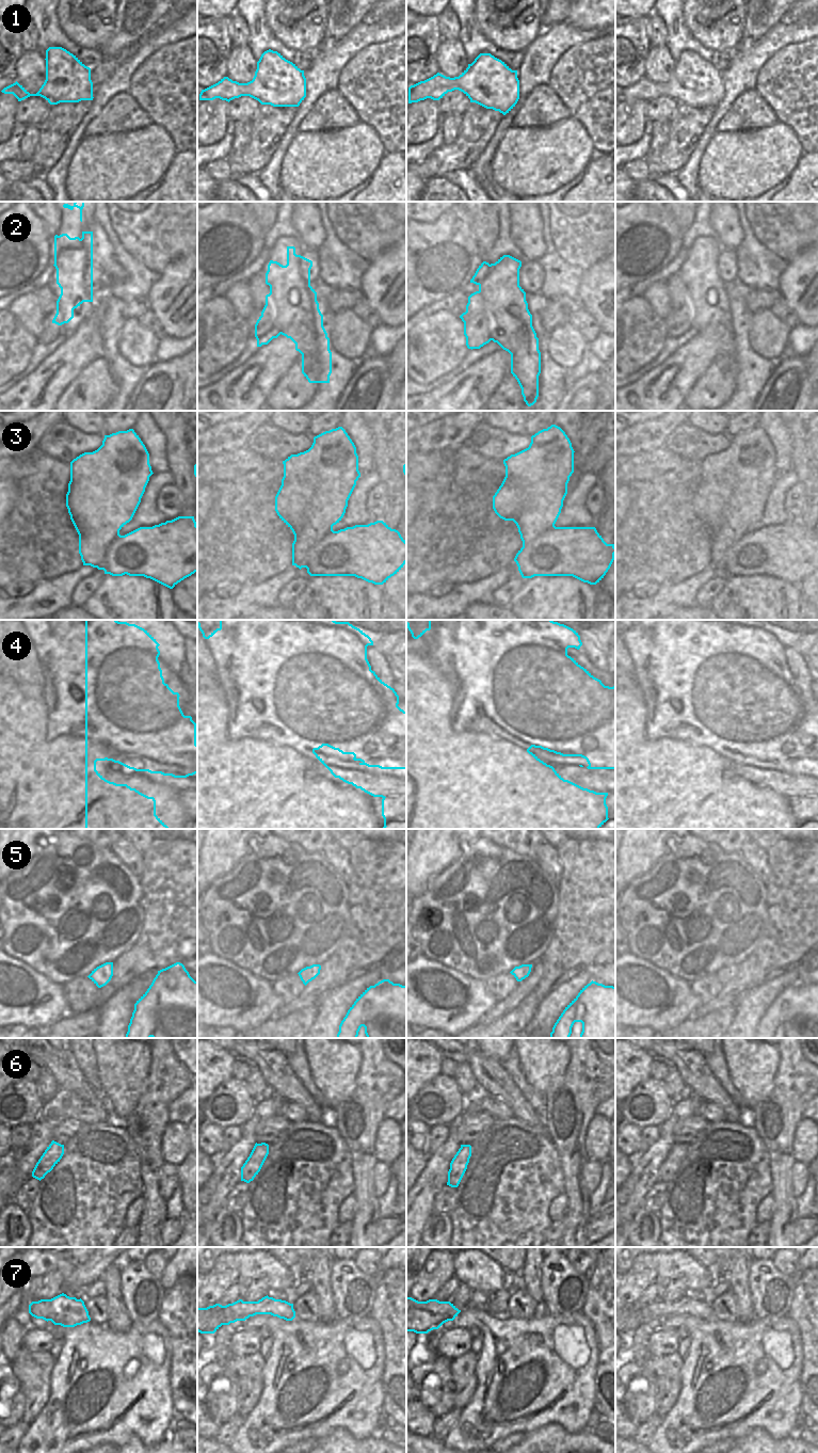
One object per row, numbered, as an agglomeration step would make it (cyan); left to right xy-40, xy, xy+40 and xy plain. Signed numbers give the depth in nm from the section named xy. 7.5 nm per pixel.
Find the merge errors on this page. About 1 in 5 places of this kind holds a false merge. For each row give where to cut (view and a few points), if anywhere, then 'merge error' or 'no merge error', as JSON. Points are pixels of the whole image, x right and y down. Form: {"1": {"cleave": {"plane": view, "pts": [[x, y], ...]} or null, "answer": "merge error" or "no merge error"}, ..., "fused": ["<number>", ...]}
{"1": {"cleave": null, "answer": "no merge error"}, "2": {"cleave": null, "answer": "no merge error"}, "3": {"cleave": null, "answer": "no merge error"}, "4": {"cleave": {"plane": "xy+40", "pts": [[429, 627], [455, 679], [452, 731], [528, 750]]}, "answer": "merge error"}, "5": {"cleave": null, "answer": "no merge error"}, "6": {"cleave": null, "answer": "no merge error"}, "7": {"cleave": null, "answer": "no merge error"}, "fused": ["4"]}

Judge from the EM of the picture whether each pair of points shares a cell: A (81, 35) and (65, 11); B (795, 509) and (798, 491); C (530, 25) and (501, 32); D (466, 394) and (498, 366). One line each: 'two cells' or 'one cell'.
A: one cell
B: one cell
C: one cell
D: one cell

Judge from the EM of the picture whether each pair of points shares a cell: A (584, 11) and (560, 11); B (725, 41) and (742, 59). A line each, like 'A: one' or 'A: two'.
A: two
B: two

